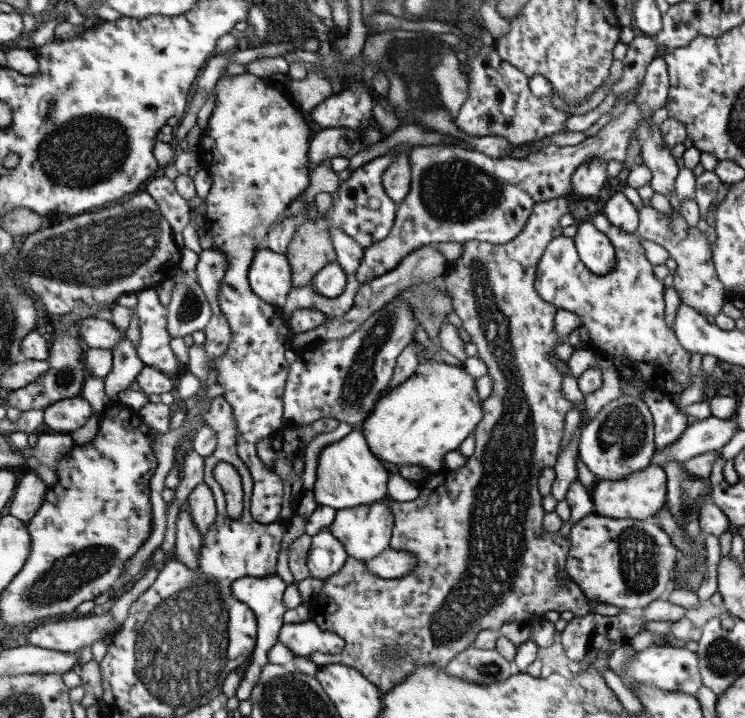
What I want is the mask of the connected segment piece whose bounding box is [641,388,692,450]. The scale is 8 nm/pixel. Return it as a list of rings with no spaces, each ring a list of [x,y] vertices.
[[[644,390],[641,399],[649,406],[655,426],[655,448],[662,450],[678,440],[692,419],[663,392]]]

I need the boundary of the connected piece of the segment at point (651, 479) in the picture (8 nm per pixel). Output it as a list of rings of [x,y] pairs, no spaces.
[[[650,464],[623,479],[596,481],[590,493],[596,515],[614,519],[648,520],[667,503],[667,474],[663,467]]]

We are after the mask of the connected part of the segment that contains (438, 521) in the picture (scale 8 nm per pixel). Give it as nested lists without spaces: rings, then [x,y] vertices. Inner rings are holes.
[[[565,196],[560,198],[553,198],[552,200],[546,202],[540,202],[535,206],[535,209],[533,210],[533,216],[528,221],[524,233],[518,239],[514,239],[514,242],[508,242],[508,244],[502,244],[502,246],[496,246],[496,244],[492,244],[492,242],[482,242],[482,240],[470,241],[465,244],[466,252],[464,252],[464,256],[462,256],[460,260],[452,262],[451,268],[446,273],[446,276],[448,276],[448,280],[446,280],[446,285],[448,285],[448,290],[452,295],[452,299],[454,299],[455,311],[457,312],[457,314],[460,314],[462,318],[464,318],[464,324],[466,324],[466,330],[472,335],[473,338],[472,341],[477,345],[479,351],[478,356],[482,360],[485,360],[488,363],[488,366],[490,367],[490,377],[494,383],[493,393],[489,396],[488,399],[484,401],[485,418],[482,419],[482,422],[479,425],[478,430],[476,430],[475,432],[476,451],[470,457],[468,464],[464,468],[460,468],[454,471],[445,470],[443,472],[438,473],[437,490],[432,490],[430,486],[424,487],[422,496],[420,496],[418,500],[414,500],[414,502],[400,502],[398,500],[389,498],[390,506],[394,511],[394,515],[396,515],[396,527],[394,529],[393,544],[391,545],[391,547],[395,548],[396,550],[407,550],[416,553],[418,555],[418,558],[420,559],[417,570],[415,570],[412,574],[409,574],[408,576],[405,576],[404,578],[400,579],[382,578],[379,574],[376,574],[371,569],[371,566],[367,563],[367,561],[358,560],[355,556],[350,556],[348,562],[343,566],[343,569],[338,574],[332,576],[332,578],[327,579],[325,581],[323,589],[318,594],[315,594],[312,597],[310,603],[308,603],[310,610],[310,618],[312,620],[315,620],[324,630],[329,630],[330,632],[335,632],[336,634],[339,634],[347,642],[347,647],[342,652],[340,652],[340,654],[326,654],[325,652],[317,652],[310,655],[309,658],[317,665],[322,667],[331,664],[347,664],[348,666],[353,666],[354,668],[361,670],[372,682],[377,683],[377,685],[380,686],[382,690],[389,691],[392,690],[397,684],[404,682],[417,668],[420,668],[422,665],[429,665],[430,663],[436,663],[437,665],[448,666],[462,651],[474,646],[478,638],[478,635],[482,631],[488,629],[494,629],[499,631],[500,628],[504,628],[506,624],[512,624],[512,622],[519,622],[520,624],[524,625],[531,623],[533,625],[536,625],[539,621],[542,621],[544,615],[546,613],[549,613],[550,611],[573,612],[573,614],[576,617],[593,613],[591,612],[591,604],[598,602],[596,600],[590,600],[585,595],[581,587],[578,586],[578,583],[573,578],[571,578],[571,576],[568,577],[569,583],[566,585],[562,585],[560,578],[558,578],[560,570],[564,569],[568,573],[567,564],[569,561],[569,554],[573,550],[573,542],[570,535],[566,539],[566,537],[562,536],[562,534],[559,532],[550,532],[549,530],[545,529],[546,525],[545,522],[546,522],[546,516],[548,516],[548,511],[546,511],[546,508],[544,508],[544,502],[542,502],[542,500],[544,500],[544,496],[540,494],[540,486],[538,486],[538,484],[540,484],[540,478],[542,478],[542,472],[544,472],[546,468],[555,468],[555,466],[558,464],[559,457],[561,456],[560,450],[562,450],[562,440],[564,440],[564,436],[566,436],[566,416],[568,416],[568,412],[570,412],[570,410],[572,410],[572,406],[574,406],[574,403],[568,400],[568,398],[564,396],[564,392],[562,392],[562,384],[564,384],[564,377],[566,376],[564,376],[564,373],[562,373],[562,371],[558,369],[557,364],[553,362],[553,358],[555,357],[554,353],[556,352],[556,344],[558,344],[558,340],[562,339],[562,336],[558,334],[557,331],[557,316],[559,314],[559,309],[558,306],[555,306],[554,304],[552,304],[552,302],[546,302],[546,300],[542,298],[541,292],[537,289],[536,286],[538,278],[538,270],[541,269],[542,257],[545,256],[546,252],[549,250],[549,247],[555,242],[556,239],[561,238],[565,235],[565,228],[562,227],[562,224],[560,224],[560,222],[562,222],[562,218],[564,218],[564,216],[566,216],[568,212],[570,212],[570,206],[568,206],[568,199]],[[389,646],[391,646],[391,648],[395,648],[395,658],[399,660],[399,663],[396,663],[395,665],[382,665],[381,662],[379,661],[379,658],[387,654],[387,648],[389,648]]]

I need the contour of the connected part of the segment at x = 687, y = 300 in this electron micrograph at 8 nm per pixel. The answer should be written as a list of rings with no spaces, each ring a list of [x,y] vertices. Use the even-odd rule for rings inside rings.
[[[650,205],[639,210],[639,225],[636,230],[638,237],[651,240],[664,247],[670,253],[670,258],[676,261],[676,271],[672,274],[673,288],[676,289],[683,304],[694,308],[704,317],[720,315],[722,307],[726,303],[724,286],[720,282],[714,264],[712,264],[712,252],[710,250],[708,236],[702,233],[698,227],[690,226],[681,217],[681,214],[671,207],[669,212],[658,212]],[[665,220],[671,226],[671,233],[665,227]]]

